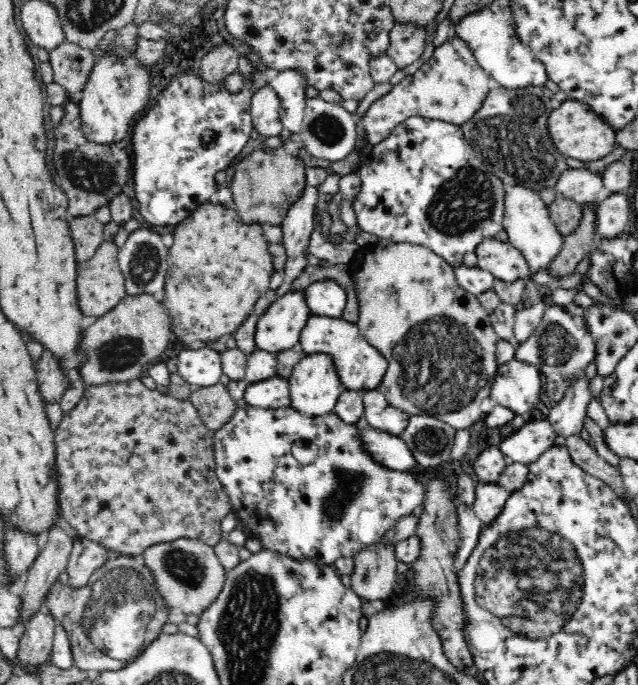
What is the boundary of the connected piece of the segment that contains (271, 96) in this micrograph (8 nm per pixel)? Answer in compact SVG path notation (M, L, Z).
M269 84L260 87L251 96L251 117L254 128L264 137L280 136L280 97Z

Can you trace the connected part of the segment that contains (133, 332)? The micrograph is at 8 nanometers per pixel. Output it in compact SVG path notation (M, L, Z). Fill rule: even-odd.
M126 294L110 312L99 316L81 334L79 352L86 362L80 368L86 387L94 384L130 383L141 379L142 368L156 360L173 339L168 310L151 294Z

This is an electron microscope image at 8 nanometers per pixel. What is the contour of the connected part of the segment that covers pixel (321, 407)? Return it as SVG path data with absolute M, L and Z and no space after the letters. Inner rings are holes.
M328 353L306 355L293 369L289 377L291 407L306 416L326 416L333 413L338 403L341 384L335 361Z

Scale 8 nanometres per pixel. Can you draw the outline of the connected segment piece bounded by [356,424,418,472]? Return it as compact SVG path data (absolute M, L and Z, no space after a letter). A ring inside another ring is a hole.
M357 424L356 426L359 428L363 449L366 449L384 467L407 472L418 466L414 453L399 436L394 436L379 429L364 430Z

